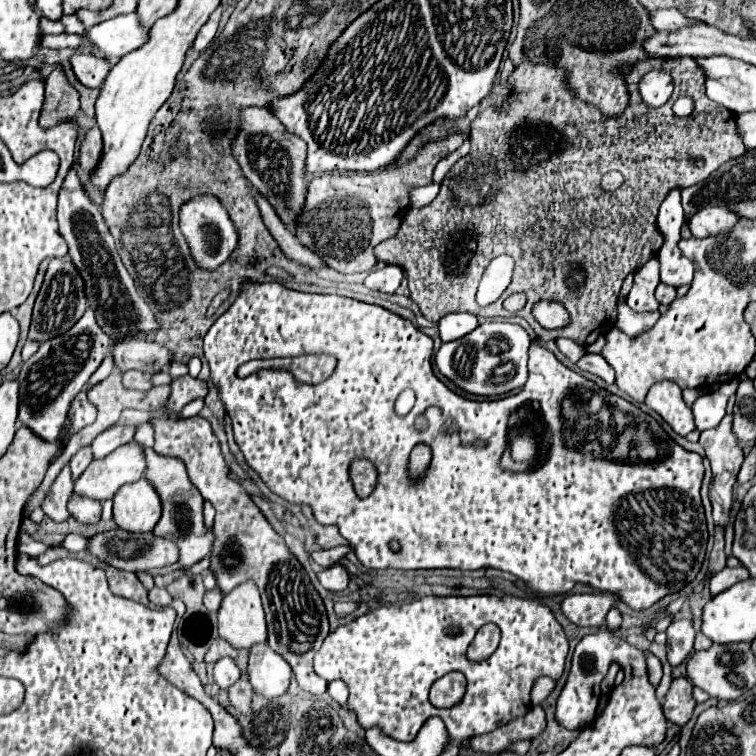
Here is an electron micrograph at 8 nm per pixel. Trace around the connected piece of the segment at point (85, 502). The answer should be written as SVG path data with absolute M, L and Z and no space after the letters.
M72 495L72 499L68 501L68 511L76 521L80 521L84 525L96 525L100 521L102 507L100 507L100 501Z

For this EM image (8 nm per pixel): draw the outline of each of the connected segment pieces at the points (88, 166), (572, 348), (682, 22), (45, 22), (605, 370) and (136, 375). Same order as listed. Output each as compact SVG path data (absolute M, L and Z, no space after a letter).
M92 127L80 145L78 163L84 175L92 175L102 159L102 135L98 127Z
M558 339L556 343L558 343L558 349L560 349L572 363L576 363L576 361L586 353L584 347L580 347L578 343L574 343L574 341L570 341L570 339Z
M678 9L654 11L650 15L650 21L654 21L654 27L658 31L672 31L672 29L682 29L682 27L690 27L690 25L700 25L702 23L698 19L690 19L690 17L682 15Z
M41 17L39 25L41 32L46 35L66 33L64 26L60 21L53 22L45 17Z
M586 353L578 363L576 363L582 371L586 373L594 373L600 379L604 379L606 383L614 383L614 369L610 369L610 365L606 363L606 359L602 355L592 355Z
M134 369L132 371L126 371L122 375L122 385L126 389L138 389L138 391L148 391L152 387L150 379L142 371L134 371Z

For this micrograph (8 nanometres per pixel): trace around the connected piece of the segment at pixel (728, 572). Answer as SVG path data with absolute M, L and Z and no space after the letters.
M740 565L740 567L734 567L734 569L724 567L724 569L718 571L716 575L712 575L712 579L710 579L710 591L712 591L712 595L718 595L720 591L724 591L724 589L732 587L734 583L744 581L744 579L748 579L748 577L750 577L750 573L748 573L742 565Z

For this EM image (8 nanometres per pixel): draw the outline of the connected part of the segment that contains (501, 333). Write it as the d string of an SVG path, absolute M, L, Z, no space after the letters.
M482 323L472 333L458 341L444 343L436 353L436 365L442 375L452 379L458 387L472 395L504 395L512 389L520 389L526 383L528 369L528 345L530 337L524 327L514 323Z

